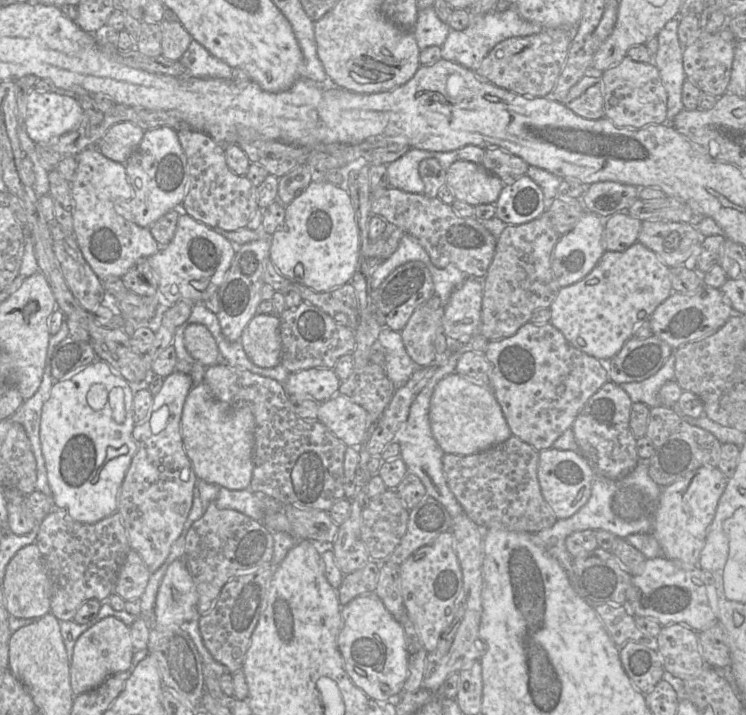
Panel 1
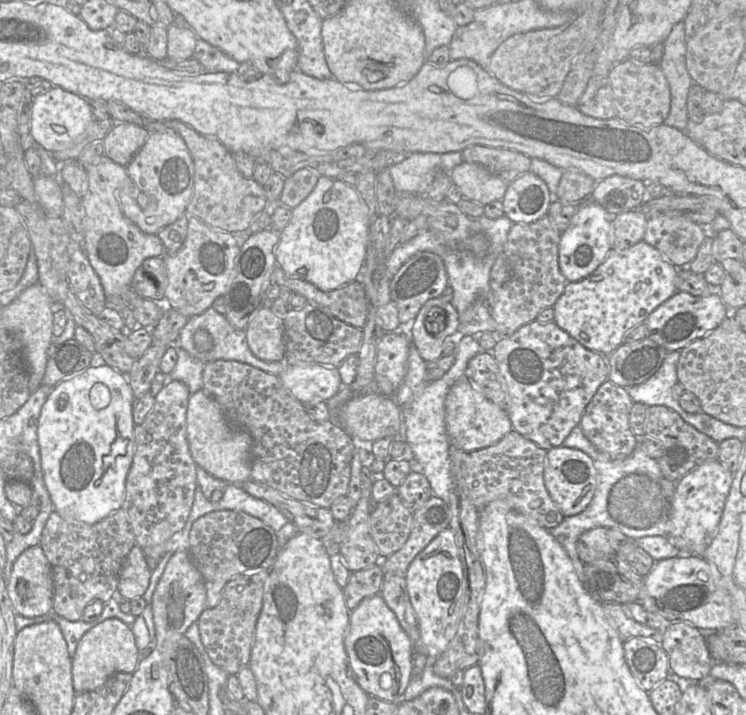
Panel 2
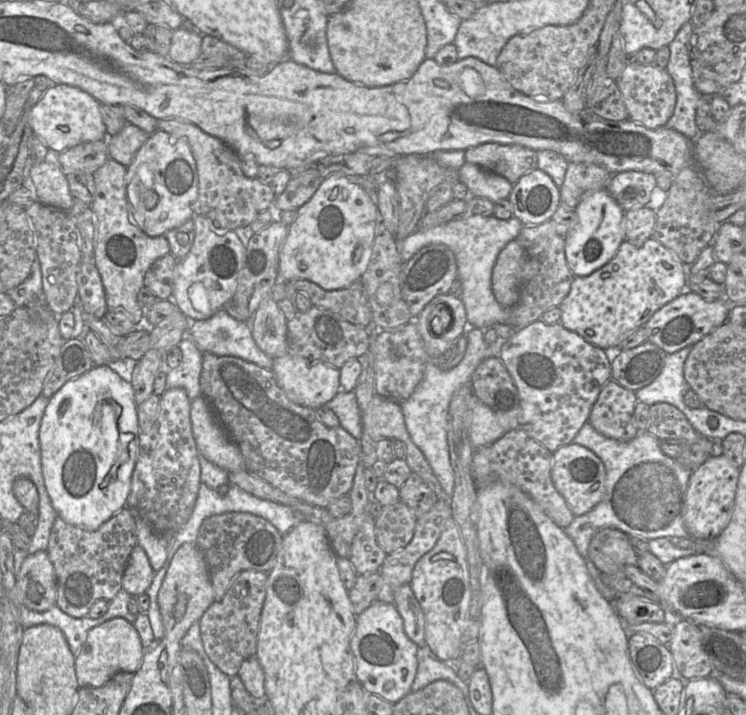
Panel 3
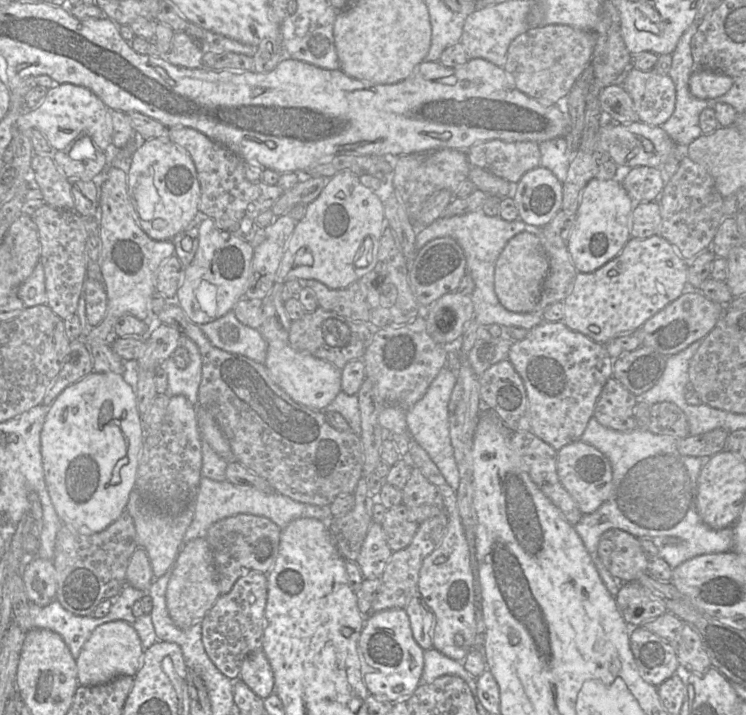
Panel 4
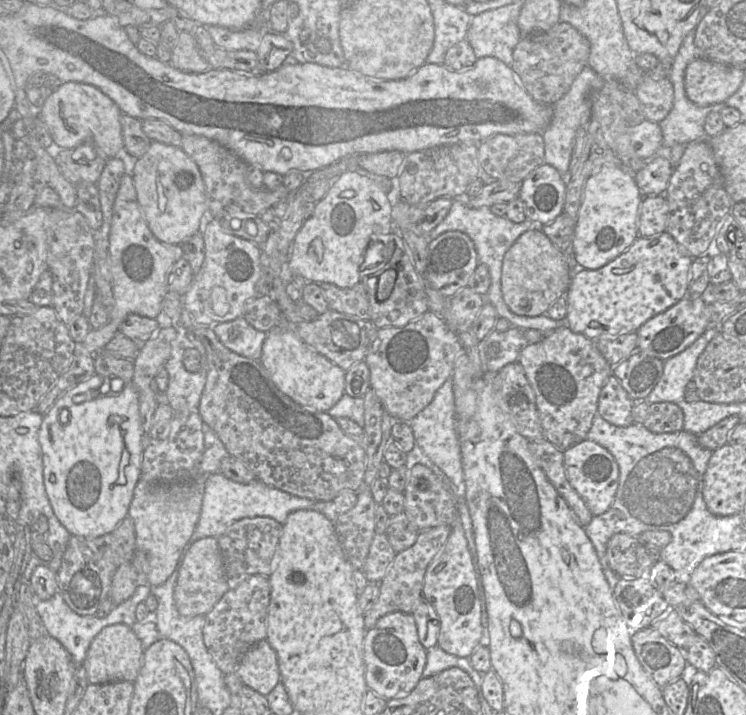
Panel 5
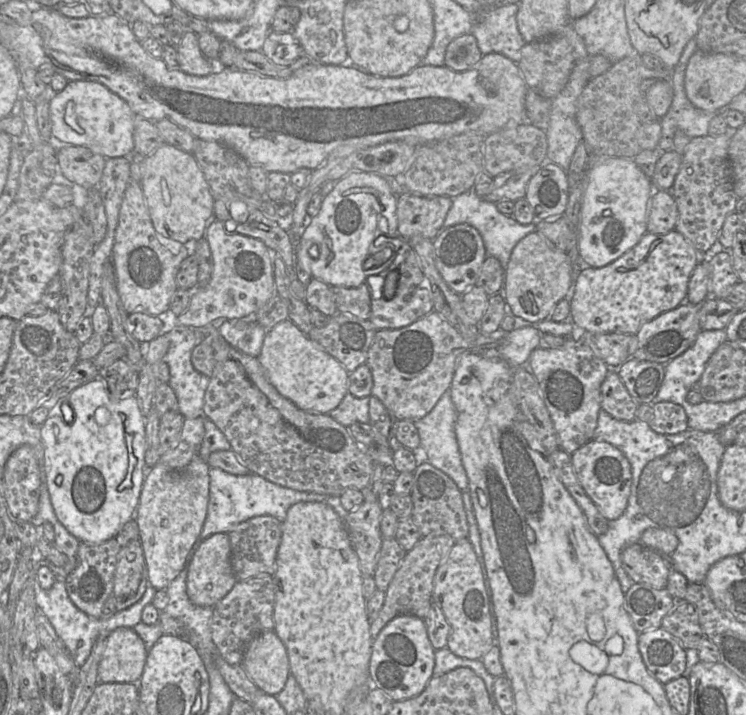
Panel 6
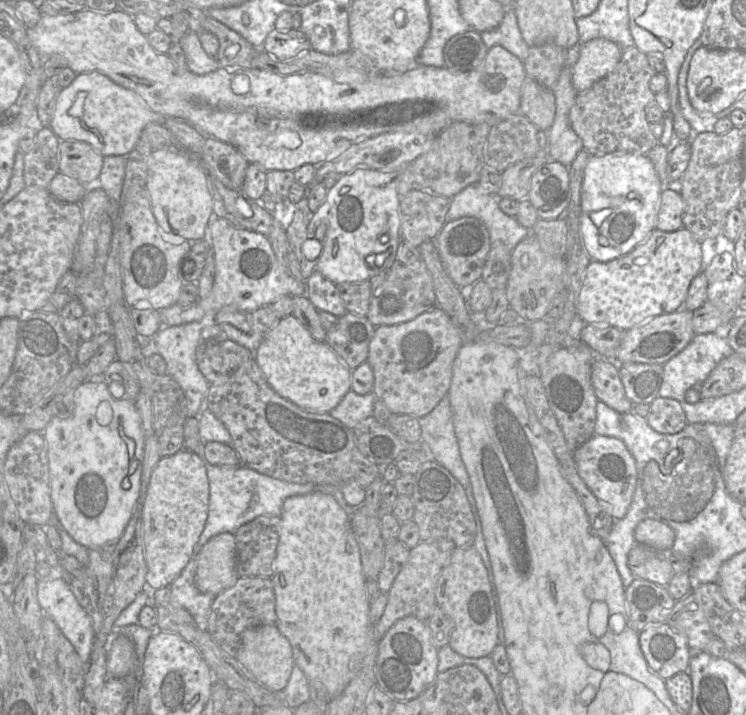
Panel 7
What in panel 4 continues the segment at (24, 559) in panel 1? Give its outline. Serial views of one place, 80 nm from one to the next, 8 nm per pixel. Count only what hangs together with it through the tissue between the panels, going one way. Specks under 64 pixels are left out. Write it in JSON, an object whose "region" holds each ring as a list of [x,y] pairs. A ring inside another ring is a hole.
{"region":[[[35,557],[24,569],[22,579],[31,603],[47,606],[56,599],[56,571],[52,560]]]}

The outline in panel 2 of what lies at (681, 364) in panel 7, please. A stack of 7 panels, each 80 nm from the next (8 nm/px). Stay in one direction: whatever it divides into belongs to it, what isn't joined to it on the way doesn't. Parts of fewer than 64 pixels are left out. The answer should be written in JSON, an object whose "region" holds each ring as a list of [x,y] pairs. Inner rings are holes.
{"region":[[[680,351],[667,353],[657,372],[642,384],[623,387],[633,402],[650,406],[664,405],[674,411],[682,410],[678,399],[672,394],[672,388],[678,383],[677,364]]]}

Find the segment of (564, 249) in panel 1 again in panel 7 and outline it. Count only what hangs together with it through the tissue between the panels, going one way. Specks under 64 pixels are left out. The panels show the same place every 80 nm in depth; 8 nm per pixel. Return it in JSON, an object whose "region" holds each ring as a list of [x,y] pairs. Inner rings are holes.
{"region":[[[646,154],[590,156],[584,174],[580,216],[581,232],[590,258],[608,262],[628,254],[642,243],[656,229],[663,188]]]}

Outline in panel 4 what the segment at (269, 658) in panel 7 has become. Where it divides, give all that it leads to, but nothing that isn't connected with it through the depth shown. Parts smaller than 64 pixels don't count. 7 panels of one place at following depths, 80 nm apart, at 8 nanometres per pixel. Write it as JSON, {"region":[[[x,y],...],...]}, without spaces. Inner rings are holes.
{"region":[[[262,649],[252,652],[243,660],[239,679],[263,699],[274,691],[273,671]]]}

